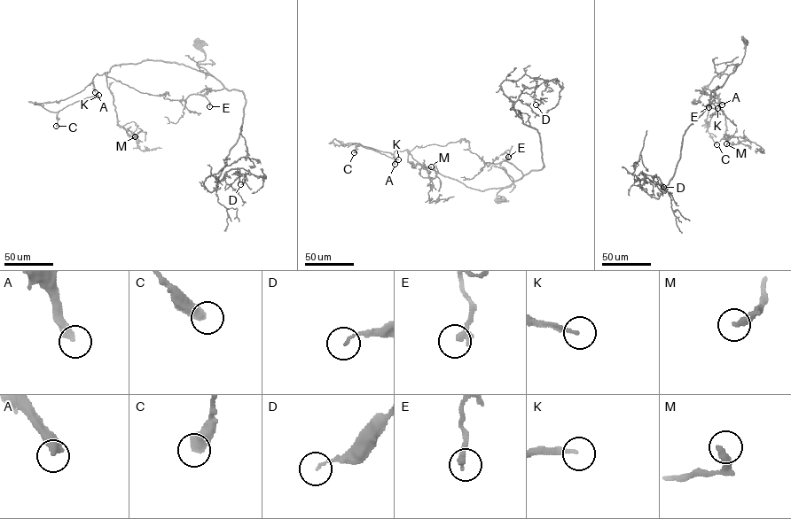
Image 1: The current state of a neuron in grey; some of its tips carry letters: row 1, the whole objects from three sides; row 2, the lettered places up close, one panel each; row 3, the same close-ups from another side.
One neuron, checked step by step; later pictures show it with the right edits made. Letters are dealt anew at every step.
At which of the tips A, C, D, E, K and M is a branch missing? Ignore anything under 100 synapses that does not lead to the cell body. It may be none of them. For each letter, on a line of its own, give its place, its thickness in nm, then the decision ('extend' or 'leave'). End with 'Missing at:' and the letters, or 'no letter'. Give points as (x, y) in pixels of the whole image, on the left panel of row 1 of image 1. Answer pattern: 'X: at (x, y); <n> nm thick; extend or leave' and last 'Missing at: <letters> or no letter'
A: at (95, 92); 400 nm thick; extend
C: at (56, 126); 500 nm thick; leave
D: at (240, 184); 80 nm thick; leave
E: at (209, 106); 300 nm thick; leave
K: at (98, 95); 160 nm thick; extend
M: at (135, 136); 240 nm thick; leave
Missing at: A, K

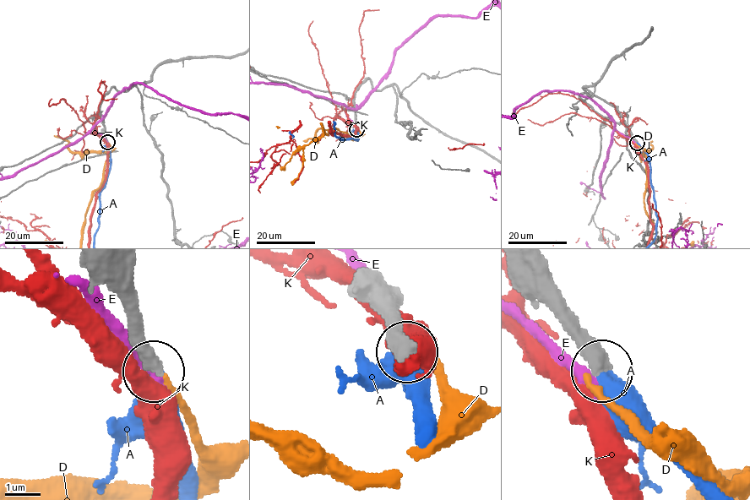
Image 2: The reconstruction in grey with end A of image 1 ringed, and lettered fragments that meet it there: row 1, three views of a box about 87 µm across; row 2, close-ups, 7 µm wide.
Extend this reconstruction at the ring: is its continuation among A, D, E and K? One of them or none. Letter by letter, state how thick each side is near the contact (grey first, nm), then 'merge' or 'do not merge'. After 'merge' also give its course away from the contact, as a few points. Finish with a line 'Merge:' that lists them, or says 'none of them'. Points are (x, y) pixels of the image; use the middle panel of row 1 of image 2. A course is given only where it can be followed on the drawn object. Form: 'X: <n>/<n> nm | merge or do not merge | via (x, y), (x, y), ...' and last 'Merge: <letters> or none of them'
A: 480/650 nm | merge
D: 460/180 nm | do not merge
E: 460/360 nm | do not merge
K: 440/400 nm | do not merge
Merge: A

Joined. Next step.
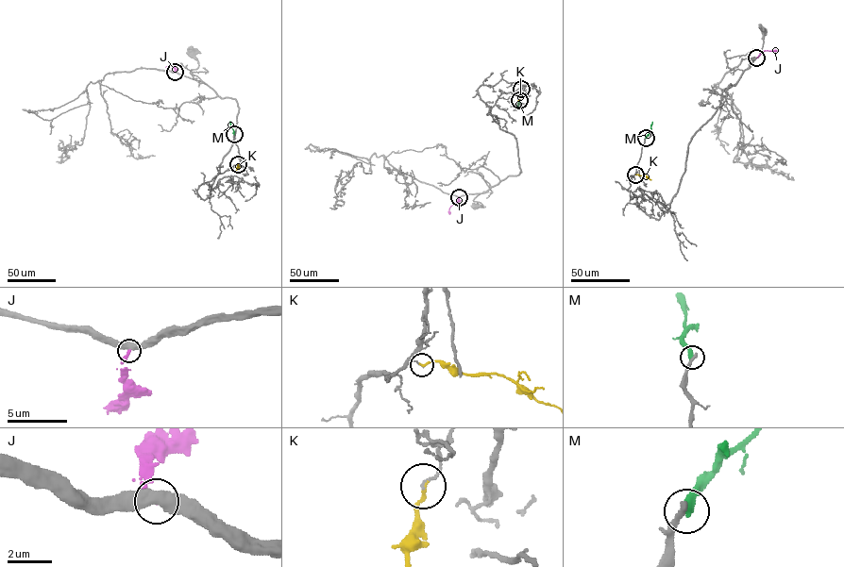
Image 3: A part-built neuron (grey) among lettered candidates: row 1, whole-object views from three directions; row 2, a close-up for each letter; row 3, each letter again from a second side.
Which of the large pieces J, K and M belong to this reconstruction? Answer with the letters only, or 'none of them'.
none of them

